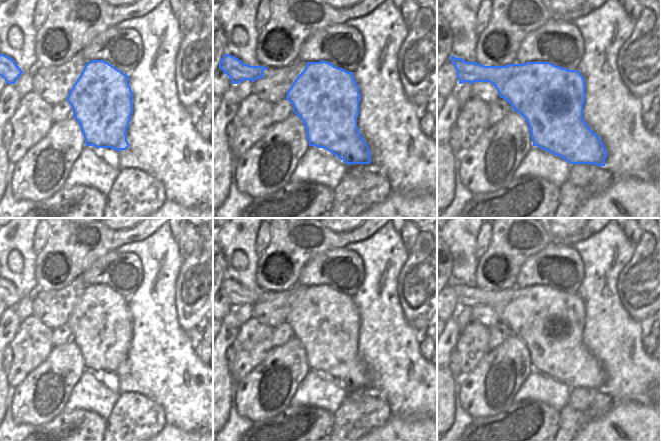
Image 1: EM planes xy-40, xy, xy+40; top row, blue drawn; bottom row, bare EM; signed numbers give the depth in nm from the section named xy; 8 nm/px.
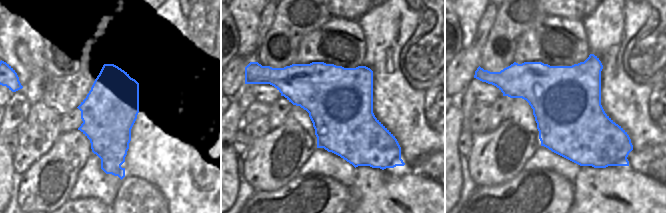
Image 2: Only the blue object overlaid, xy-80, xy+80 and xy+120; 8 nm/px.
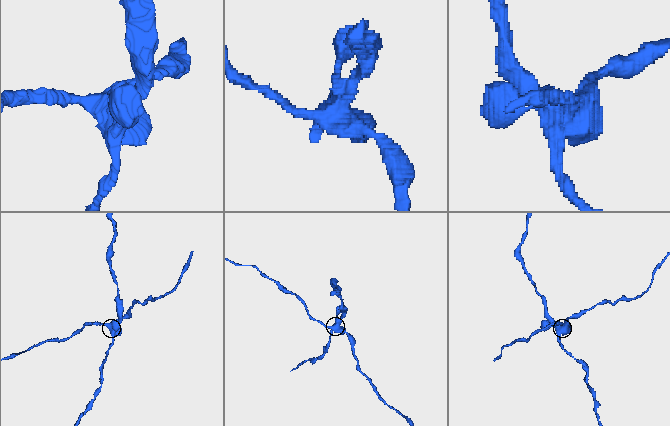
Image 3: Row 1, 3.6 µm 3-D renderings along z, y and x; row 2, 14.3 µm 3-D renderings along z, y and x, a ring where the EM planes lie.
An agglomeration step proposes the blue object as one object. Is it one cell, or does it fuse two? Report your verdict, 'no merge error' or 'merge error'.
merge error

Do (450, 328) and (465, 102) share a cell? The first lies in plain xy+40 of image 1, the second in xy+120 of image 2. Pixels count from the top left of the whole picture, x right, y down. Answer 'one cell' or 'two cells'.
two cells

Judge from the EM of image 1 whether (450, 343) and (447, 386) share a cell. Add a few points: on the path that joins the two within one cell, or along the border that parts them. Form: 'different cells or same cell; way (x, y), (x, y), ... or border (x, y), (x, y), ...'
same cell; way (447, 354), (447, 375)

